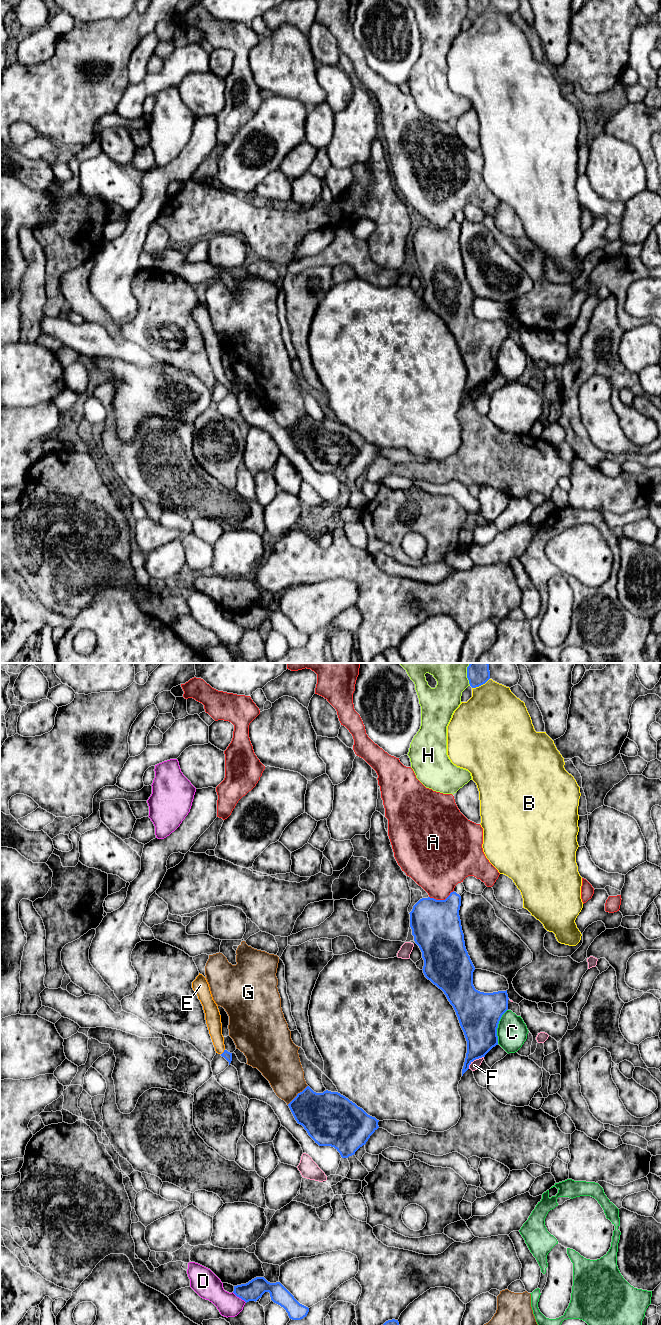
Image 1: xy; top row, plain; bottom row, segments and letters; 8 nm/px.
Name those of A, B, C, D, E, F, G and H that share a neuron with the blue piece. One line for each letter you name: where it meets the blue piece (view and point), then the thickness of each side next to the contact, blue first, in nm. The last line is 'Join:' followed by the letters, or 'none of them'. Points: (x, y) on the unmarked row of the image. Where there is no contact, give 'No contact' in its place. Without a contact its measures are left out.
E: Touches blue at xy (223, 380). Thickness 70 nm (blue) against 120 nm
Join: E

